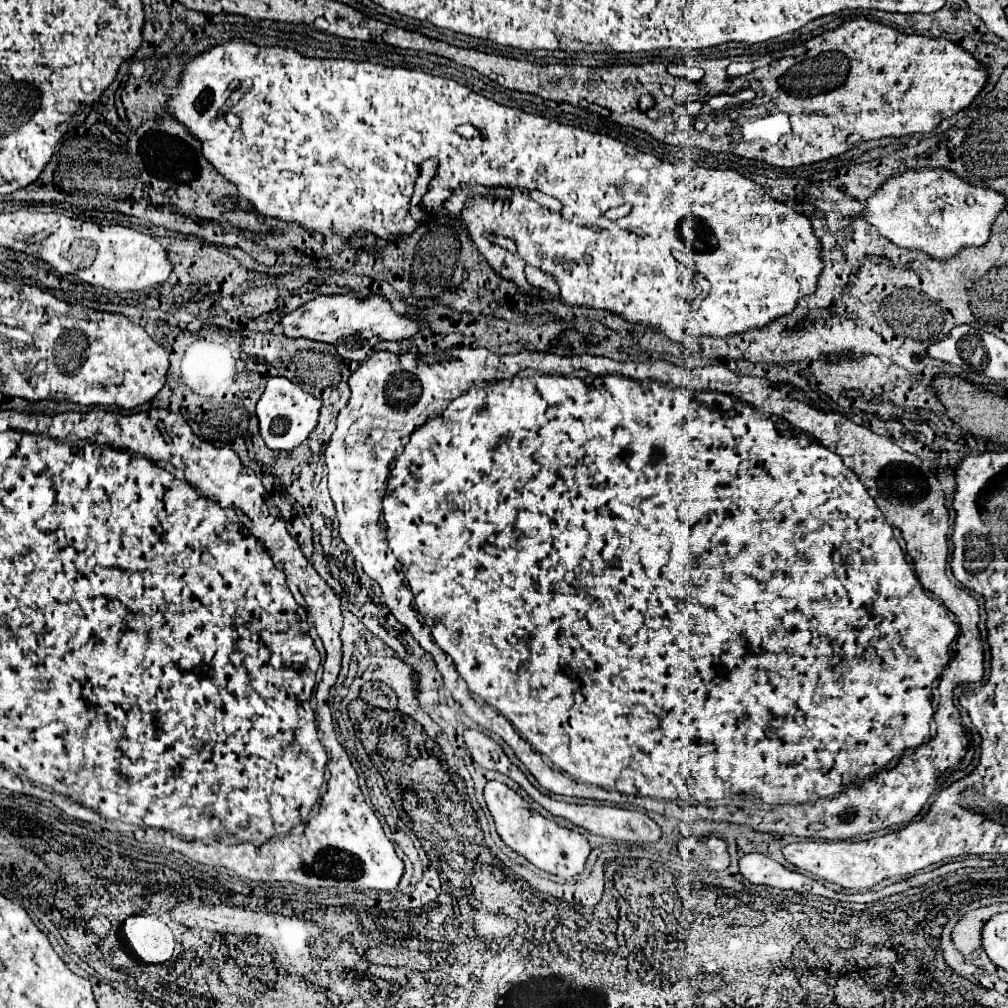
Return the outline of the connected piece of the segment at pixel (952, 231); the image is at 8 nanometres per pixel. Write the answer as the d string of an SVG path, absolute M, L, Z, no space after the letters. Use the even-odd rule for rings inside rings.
M915 170L889 178L881 190L871 196L871 200L867 200L863 220L873 224L881 236L897 246L923 250L933 258L947 260L963 246L985 244L989 238L991 222L1003 210L1003 206L1003 194L971 186L949 170ZM967 196L975 196L973 206L965 204Z

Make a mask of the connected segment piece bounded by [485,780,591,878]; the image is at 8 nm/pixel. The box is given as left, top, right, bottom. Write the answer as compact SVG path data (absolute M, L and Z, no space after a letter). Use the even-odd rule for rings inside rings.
M495 780L487 782L485 786L485 802L495 820L499 836L517 854L525 856L537 868L551 872L555 876L561 876L561 878L573 878L583 872L585 860L591 852L591 846L583 834L569 830L565 826L559 826L557 822L549 818L543 818L517 792L513 792L509 786L495 782Z

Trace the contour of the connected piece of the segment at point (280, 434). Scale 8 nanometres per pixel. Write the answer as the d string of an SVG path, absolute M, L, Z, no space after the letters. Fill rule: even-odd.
M283 376L269 378L265 392L257 402L257 418L259 418L261 438L265 440L265 444L271 450L293 450L293 448L297 448L301 442L307 440L311 430L317 426L319 408L321 408L321 400L307 394L299 384L283 378Z

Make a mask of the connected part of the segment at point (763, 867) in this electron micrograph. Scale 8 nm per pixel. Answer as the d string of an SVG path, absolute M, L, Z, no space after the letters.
M745 854L739 862L739 870L743 878L753 884L765 884L771 888L797 890L797 892L809 892L810 890L813 895L829 898L829 889L822 884L816 883L811 888L813 880L809 880L805 874L793 872L765 854Z

